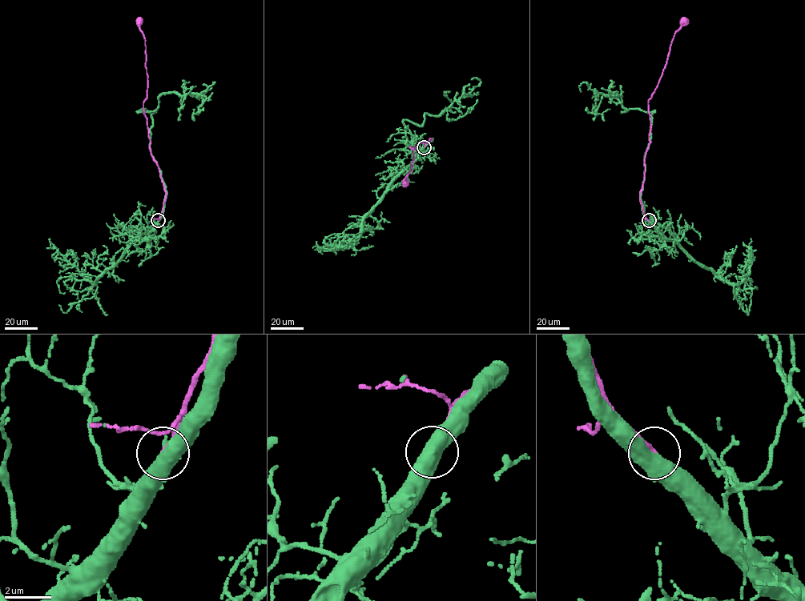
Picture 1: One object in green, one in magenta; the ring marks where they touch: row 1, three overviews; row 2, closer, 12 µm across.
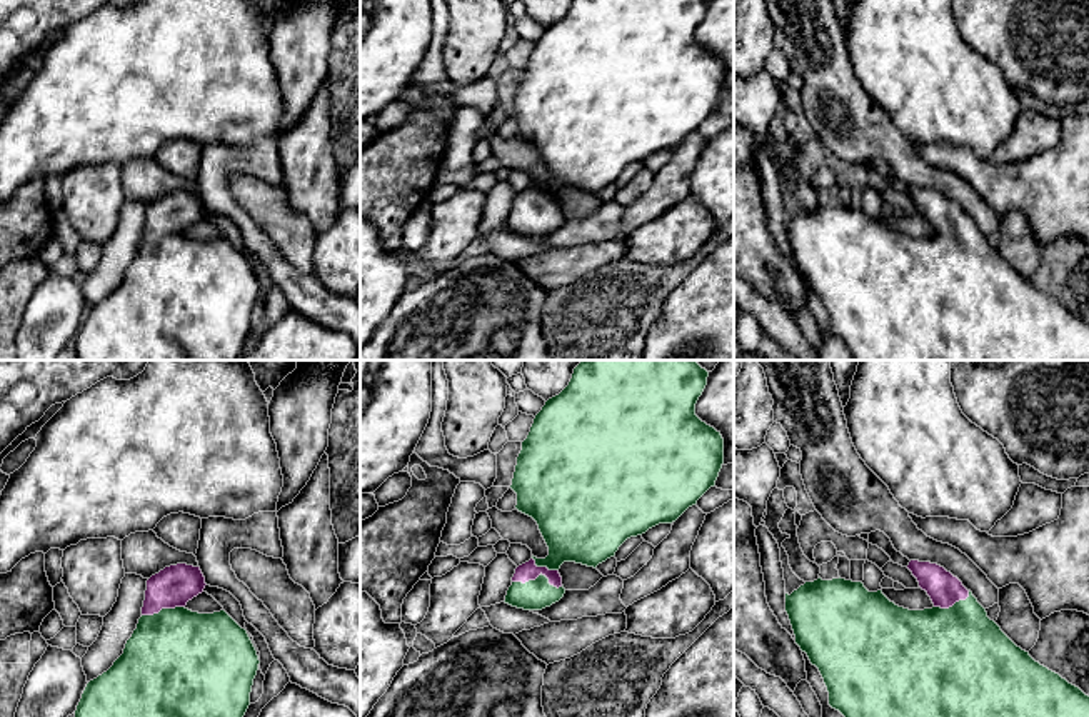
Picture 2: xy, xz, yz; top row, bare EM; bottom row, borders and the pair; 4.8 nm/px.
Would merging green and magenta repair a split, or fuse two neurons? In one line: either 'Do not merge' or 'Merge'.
Merge

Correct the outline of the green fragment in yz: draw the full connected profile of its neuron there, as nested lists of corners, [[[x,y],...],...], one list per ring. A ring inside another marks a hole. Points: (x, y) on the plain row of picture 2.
[[[911,187],[907,195],[917,205],[919,213],[927,218],[934,233],[909,237],[891,228],[882,217],[869,218],[862,208],[846,205],[805,208],[790,222],[785,220],[785,238],[789,242],[795,270],[807,280],[824,305],[829,318],[829,332],[839,337],[852,360],[1089,360],[1089,322],[1069,310],[1059,300],[1036,288],[1029,278],[1017,273],[1001,253],[987,243],[986,235],[977,228],[962,208],[944,193],[931,188]]]

